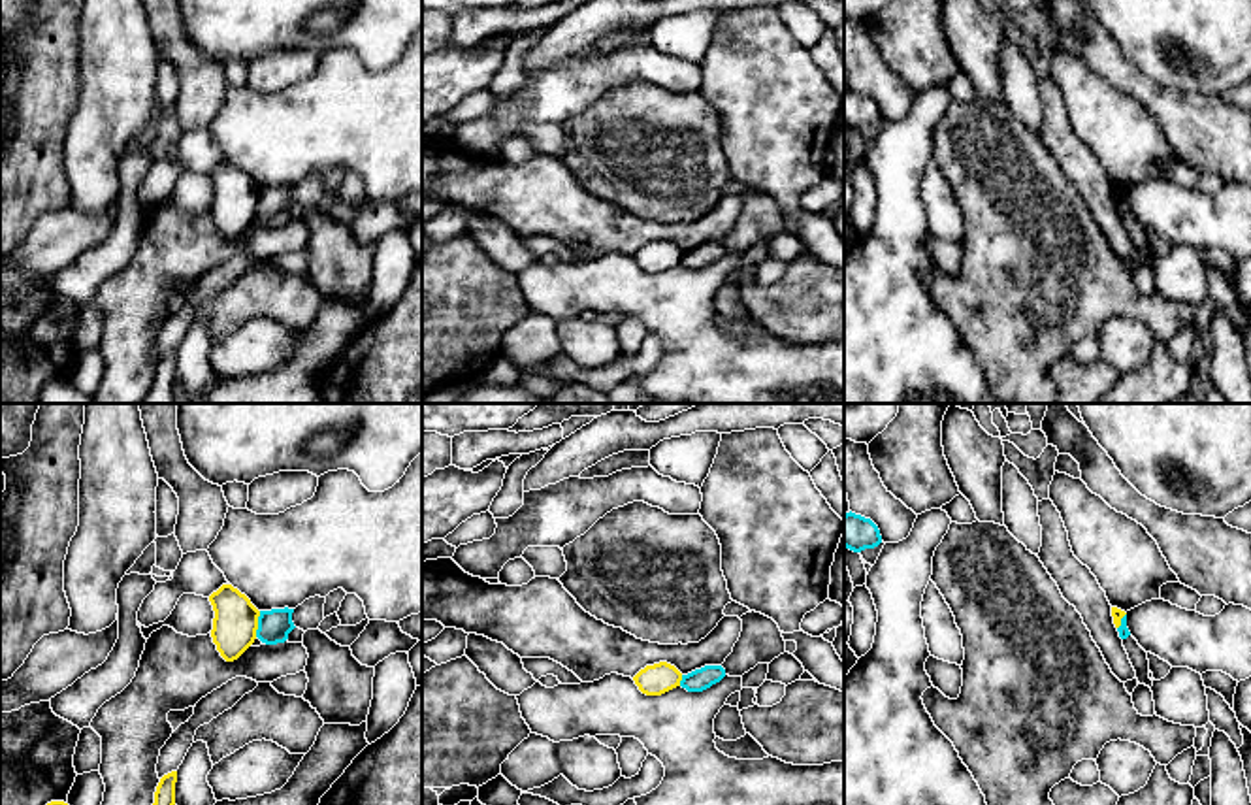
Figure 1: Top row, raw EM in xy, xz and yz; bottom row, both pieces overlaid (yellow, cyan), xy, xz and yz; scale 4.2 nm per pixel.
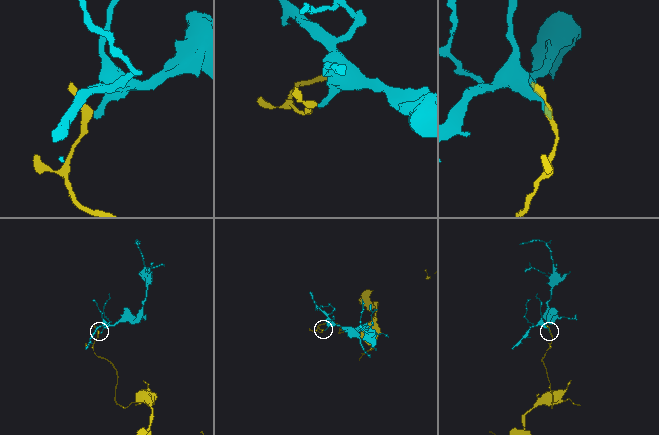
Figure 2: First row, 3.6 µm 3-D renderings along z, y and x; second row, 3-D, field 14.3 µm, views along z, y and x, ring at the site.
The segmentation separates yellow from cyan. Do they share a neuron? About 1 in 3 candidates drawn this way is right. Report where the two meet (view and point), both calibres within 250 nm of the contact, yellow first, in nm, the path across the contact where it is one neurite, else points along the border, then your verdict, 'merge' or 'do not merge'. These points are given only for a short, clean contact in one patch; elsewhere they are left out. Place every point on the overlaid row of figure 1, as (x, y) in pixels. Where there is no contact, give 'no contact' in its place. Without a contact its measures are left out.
xy (257, 624) | 190/140 nm | along xy (260, 611), (255, 636) | do not merge

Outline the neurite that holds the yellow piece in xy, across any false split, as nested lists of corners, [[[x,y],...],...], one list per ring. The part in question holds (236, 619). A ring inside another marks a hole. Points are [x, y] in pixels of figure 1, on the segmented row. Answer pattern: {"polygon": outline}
{"polygon": [[[222,584],[209,601],[215,611],[213,643],[226,662],[234,662],[254,643],[260,611],[232,584]]]}

